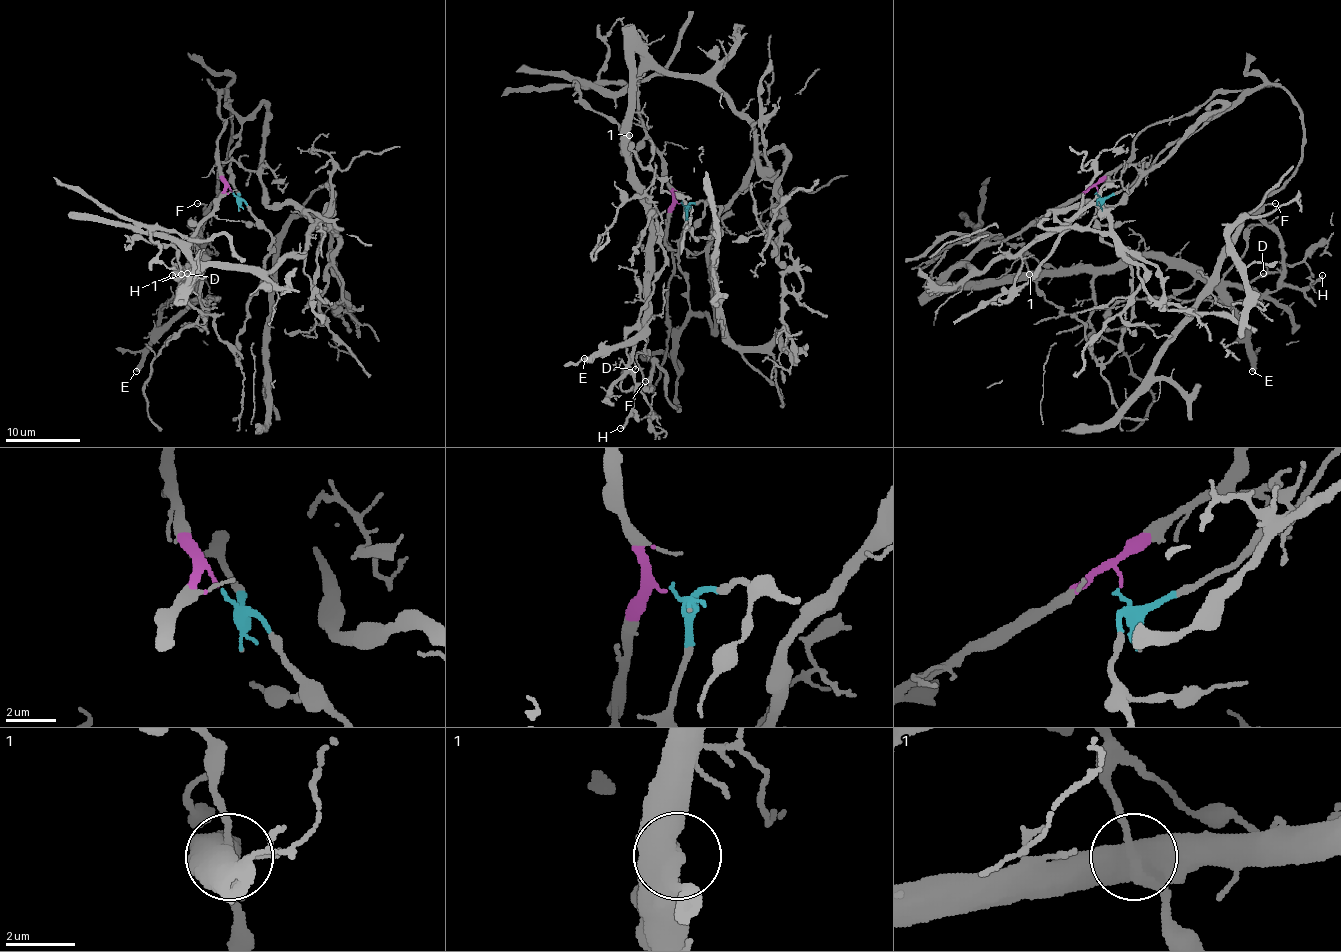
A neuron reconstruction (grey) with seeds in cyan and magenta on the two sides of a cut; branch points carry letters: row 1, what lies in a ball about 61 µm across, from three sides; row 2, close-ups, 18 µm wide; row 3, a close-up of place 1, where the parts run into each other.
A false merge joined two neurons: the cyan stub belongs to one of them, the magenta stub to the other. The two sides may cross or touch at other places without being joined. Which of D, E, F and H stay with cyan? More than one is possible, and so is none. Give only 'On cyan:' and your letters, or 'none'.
On cyan: F, H

